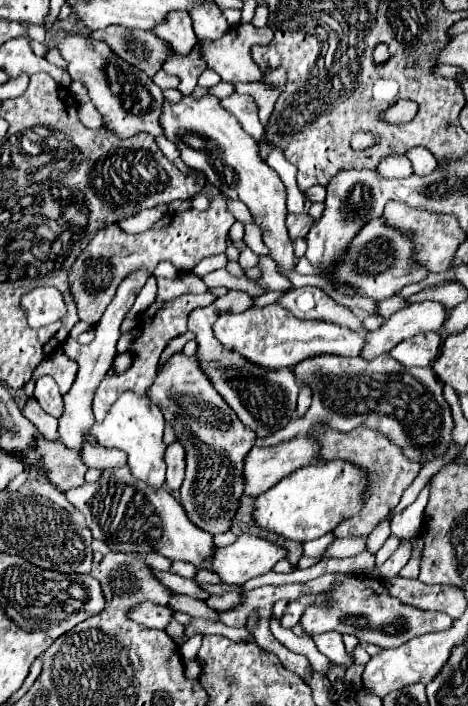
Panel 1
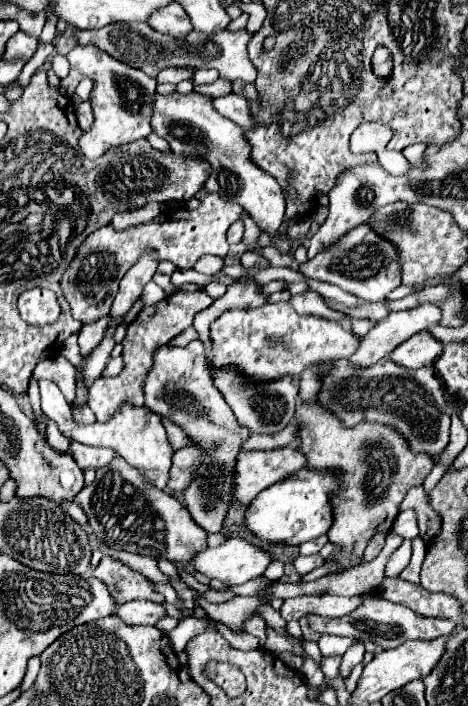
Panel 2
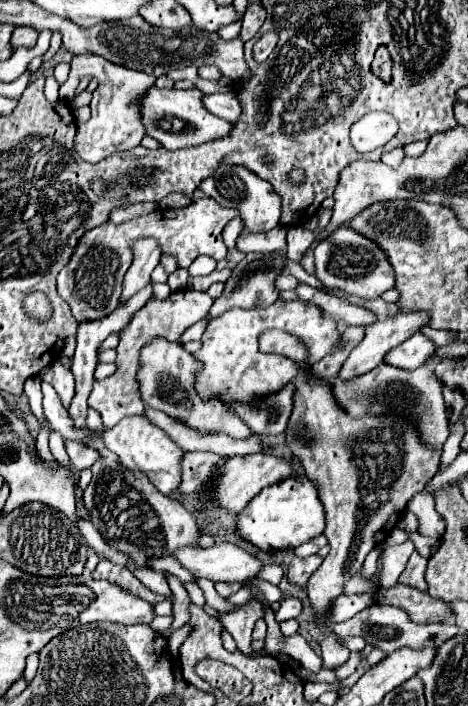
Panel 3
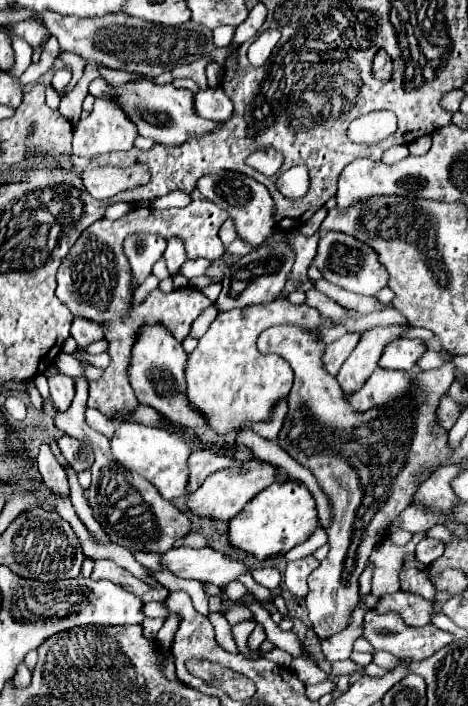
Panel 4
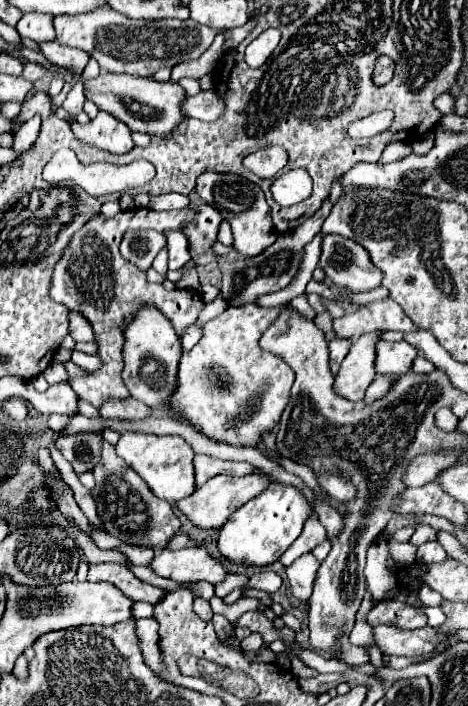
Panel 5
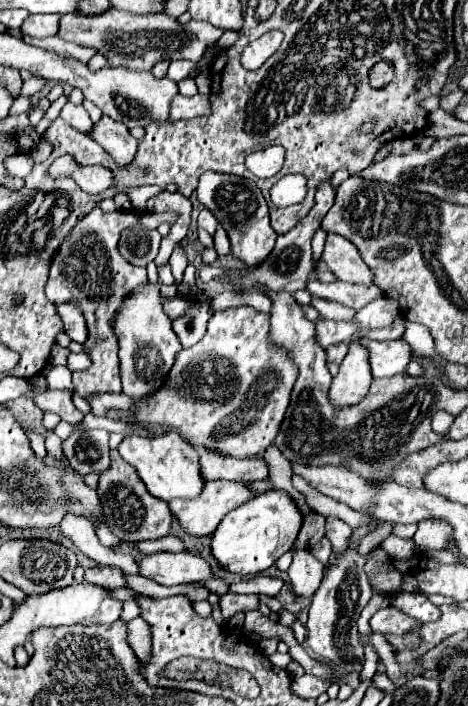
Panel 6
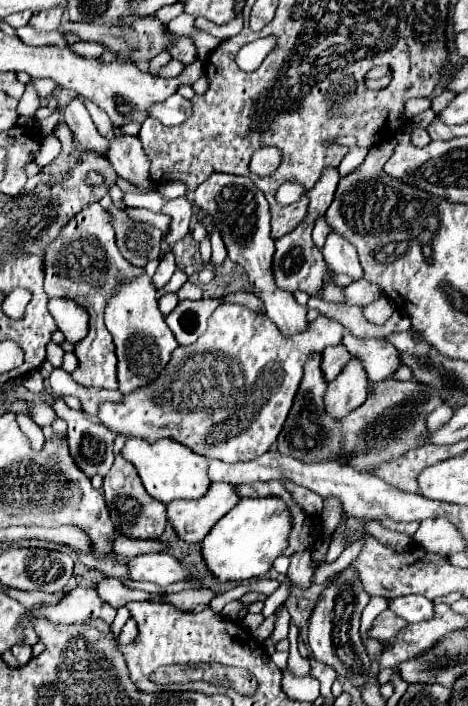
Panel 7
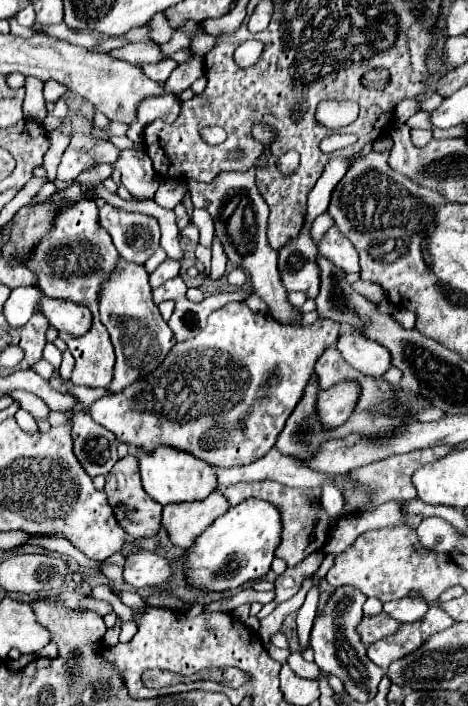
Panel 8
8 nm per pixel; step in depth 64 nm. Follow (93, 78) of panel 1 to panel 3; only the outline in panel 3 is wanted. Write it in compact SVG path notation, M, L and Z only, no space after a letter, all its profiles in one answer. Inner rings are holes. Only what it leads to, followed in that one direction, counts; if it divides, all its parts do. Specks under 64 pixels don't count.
M76 54L70 62L70 76L92 76L98 80L98 88L92 92L90 110L92 116L86 124L78 126L74 148L86 162L100 162L112 152L128 150L140 144L144 138L144 124L140 118L140 102L148 88L154 86L156 76L142 74L138 70L124 68L114 62L106 62L98 54Z

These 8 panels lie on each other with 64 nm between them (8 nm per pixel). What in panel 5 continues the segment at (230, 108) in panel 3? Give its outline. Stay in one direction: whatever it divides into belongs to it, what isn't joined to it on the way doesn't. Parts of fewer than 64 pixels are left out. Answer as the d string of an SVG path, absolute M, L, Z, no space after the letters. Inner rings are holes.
M202 90L200 94L184 100L182 112L188 118L196 118L202 122L214 122L224 112L224 102L214 90Z

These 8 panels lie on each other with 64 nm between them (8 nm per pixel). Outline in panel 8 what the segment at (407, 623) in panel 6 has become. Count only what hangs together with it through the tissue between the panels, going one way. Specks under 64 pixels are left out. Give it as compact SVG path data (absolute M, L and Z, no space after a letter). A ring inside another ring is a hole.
M386 612L374 616L374 618L364 618L358 626L358 634L362 638L364 644L374 644L378 642L380 638L388 636L388 634L394 634L396 628L400 628L402 622L394 620L392 616L388 616Z

